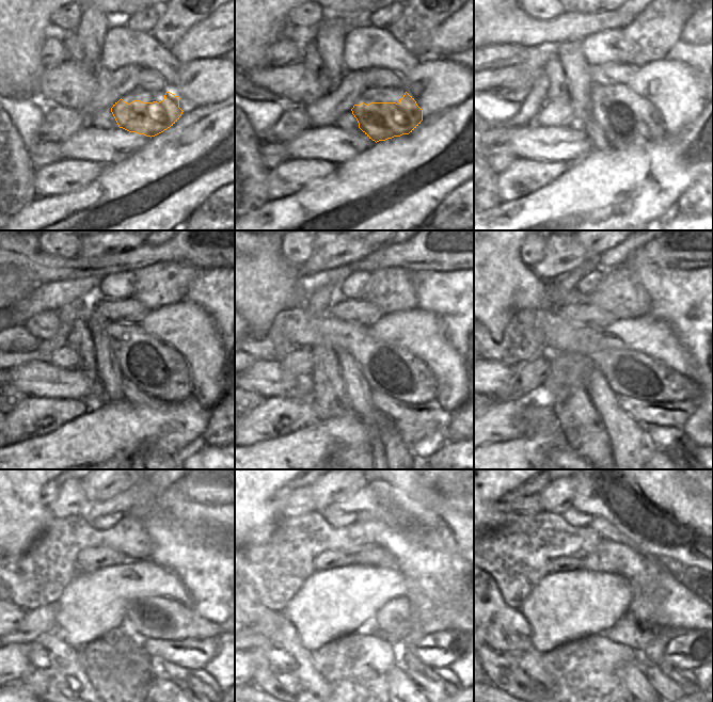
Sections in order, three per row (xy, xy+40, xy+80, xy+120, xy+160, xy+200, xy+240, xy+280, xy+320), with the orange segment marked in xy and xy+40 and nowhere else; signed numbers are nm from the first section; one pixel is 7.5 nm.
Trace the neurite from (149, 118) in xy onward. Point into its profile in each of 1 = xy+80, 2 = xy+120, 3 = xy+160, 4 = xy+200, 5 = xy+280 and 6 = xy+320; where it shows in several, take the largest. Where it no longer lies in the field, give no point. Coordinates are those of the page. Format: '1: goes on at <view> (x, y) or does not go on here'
1: goes on at xy+80 (631, 123)
2: goes on at xy+120 (155, 367)
3: goes on at xy+160 (391, 369)
4: goes on at xy+200 (629, 372)
5: goes on at xy+280 (397, 619)
6: goes on at xy+320 (669, 633)

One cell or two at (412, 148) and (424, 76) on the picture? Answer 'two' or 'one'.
two

